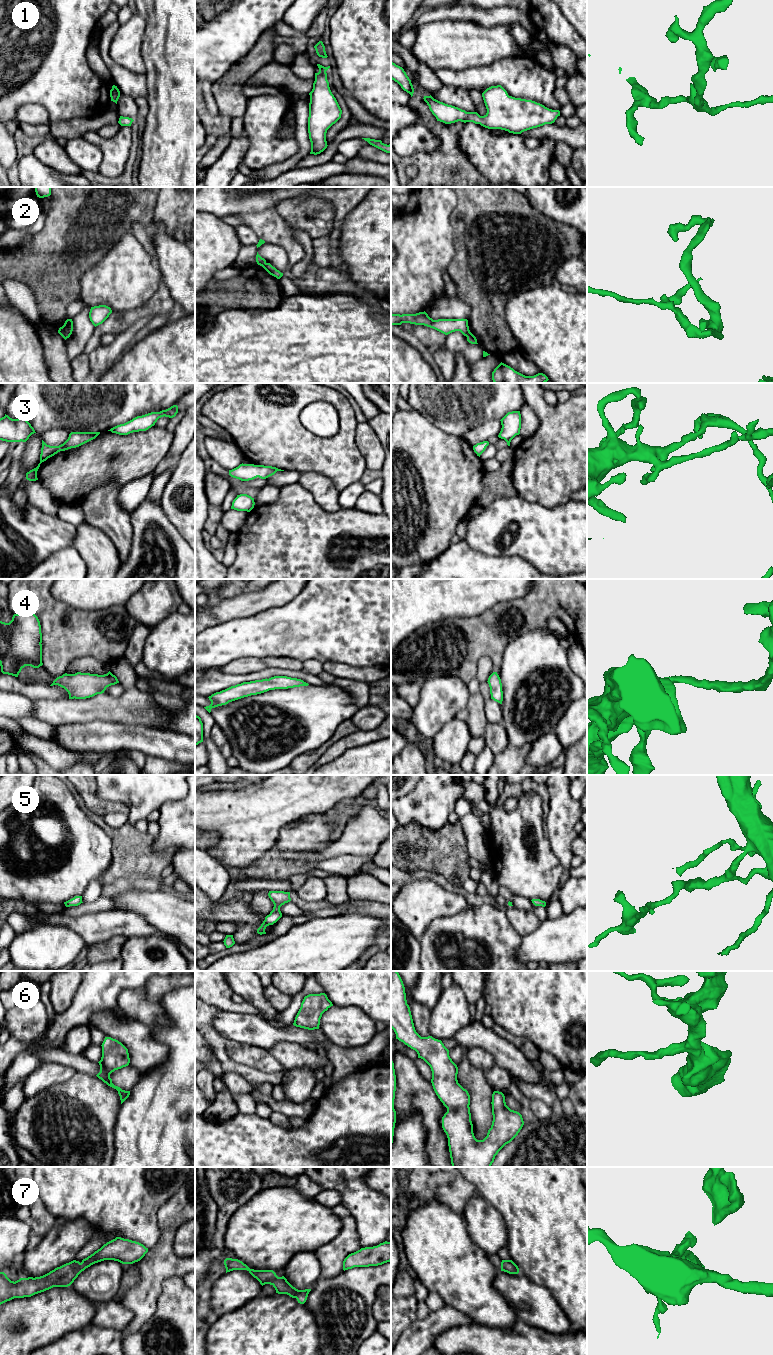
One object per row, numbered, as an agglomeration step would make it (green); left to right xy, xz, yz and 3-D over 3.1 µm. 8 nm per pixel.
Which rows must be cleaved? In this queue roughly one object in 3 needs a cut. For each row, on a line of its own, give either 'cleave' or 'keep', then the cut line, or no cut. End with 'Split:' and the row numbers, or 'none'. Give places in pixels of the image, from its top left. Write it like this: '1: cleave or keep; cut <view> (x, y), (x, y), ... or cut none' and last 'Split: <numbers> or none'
1: keep; cut none
2: cleave; cut yz (469, 331), (466, 336)
3: keep; cut none
4: keep; cut none
5: keep; cut none
6: keep; cut none
7: keep; cut none
Split: 2

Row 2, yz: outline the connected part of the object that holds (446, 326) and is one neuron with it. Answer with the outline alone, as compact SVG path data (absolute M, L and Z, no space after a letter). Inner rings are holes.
M425 311L416 314L391 314L391 325L401 325L402 323L424 325L445 335L455 331L460 331L464 336L467 337L468 333L470 332L467 319L433 320Z

